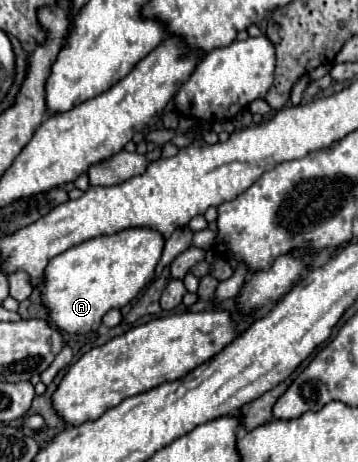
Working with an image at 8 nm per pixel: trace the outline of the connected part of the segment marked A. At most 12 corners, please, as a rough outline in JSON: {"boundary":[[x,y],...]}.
{"boundary":[[129,228],[51,258],[49,322],[95,332],[153,280],[165,240]]}

